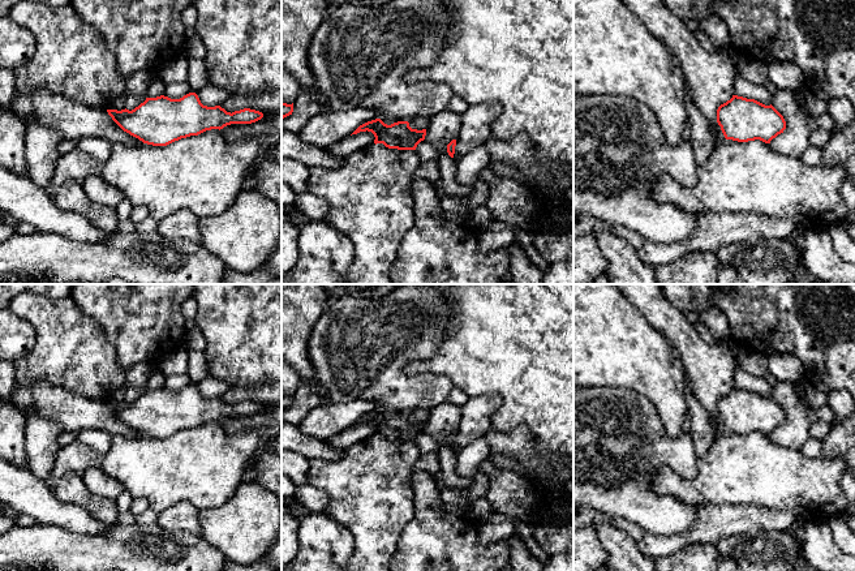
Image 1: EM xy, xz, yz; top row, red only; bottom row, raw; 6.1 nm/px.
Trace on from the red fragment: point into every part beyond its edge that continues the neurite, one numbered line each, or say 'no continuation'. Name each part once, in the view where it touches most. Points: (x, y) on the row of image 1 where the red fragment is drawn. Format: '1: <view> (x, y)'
no continuation

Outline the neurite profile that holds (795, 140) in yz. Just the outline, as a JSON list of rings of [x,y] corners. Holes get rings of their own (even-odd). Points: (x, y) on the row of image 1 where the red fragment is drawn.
[[[777,90],[772,106],[783,116],[786,129],[770,141],[770,147],[779,154],[802,159],[812,145],[809,115],[799,106],[795,93],[790,90]]]

